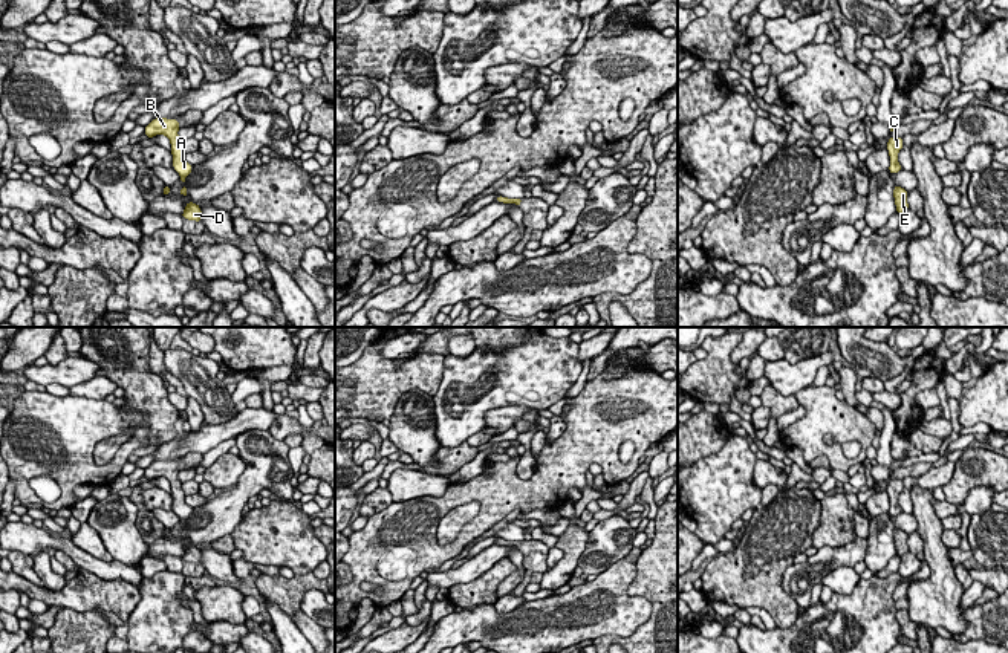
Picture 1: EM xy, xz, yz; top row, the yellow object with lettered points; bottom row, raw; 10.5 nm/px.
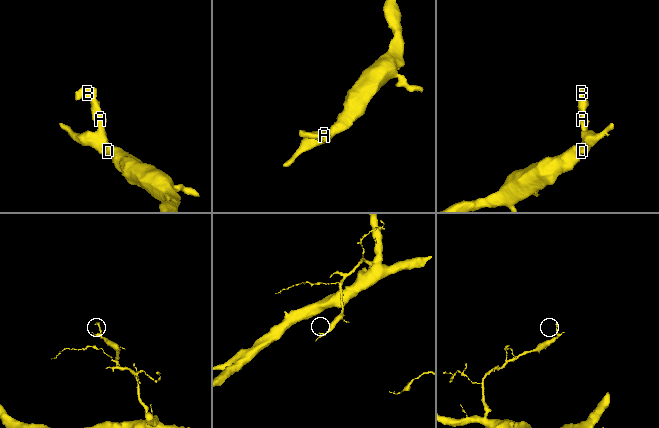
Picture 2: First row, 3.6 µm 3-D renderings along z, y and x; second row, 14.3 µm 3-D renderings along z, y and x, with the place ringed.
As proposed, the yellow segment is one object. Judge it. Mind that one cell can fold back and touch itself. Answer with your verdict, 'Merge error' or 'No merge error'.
No merge error

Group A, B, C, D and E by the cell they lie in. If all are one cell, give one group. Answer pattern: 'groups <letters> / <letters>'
groups A B C D E

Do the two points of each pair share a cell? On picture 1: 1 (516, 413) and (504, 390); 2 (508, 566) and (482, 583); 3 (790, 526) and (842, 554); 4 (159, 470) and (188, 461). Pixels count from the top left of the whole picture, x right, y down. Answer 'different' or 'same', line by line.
1: different
2: same
3: different
4: same

